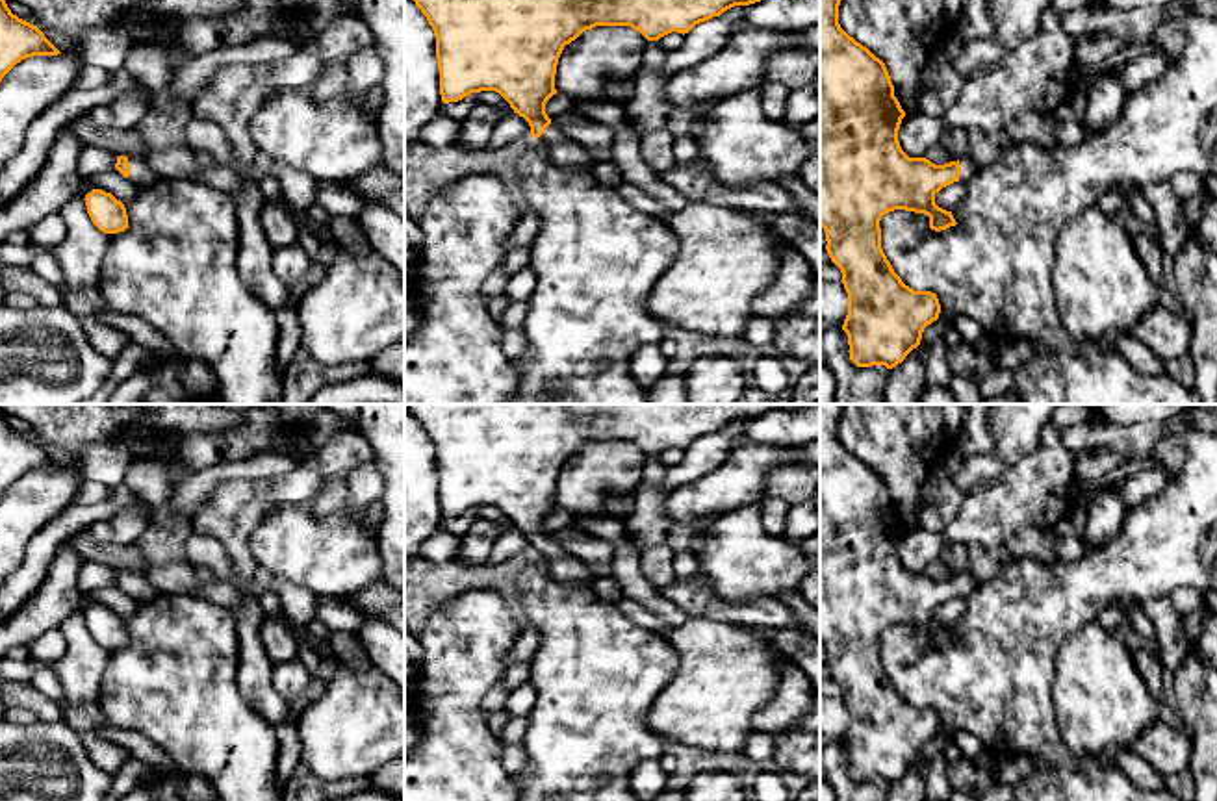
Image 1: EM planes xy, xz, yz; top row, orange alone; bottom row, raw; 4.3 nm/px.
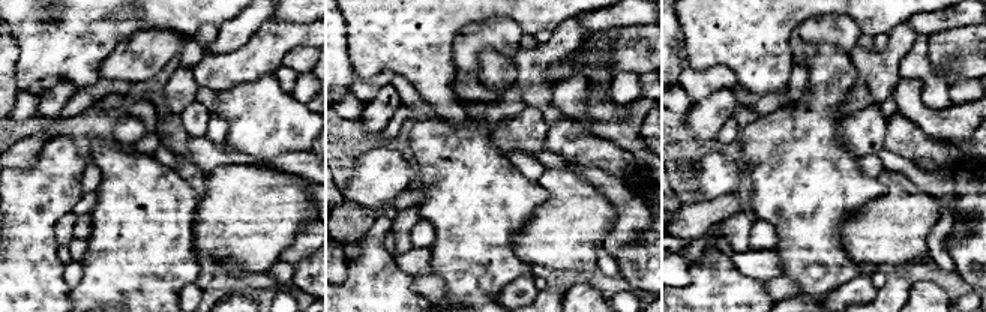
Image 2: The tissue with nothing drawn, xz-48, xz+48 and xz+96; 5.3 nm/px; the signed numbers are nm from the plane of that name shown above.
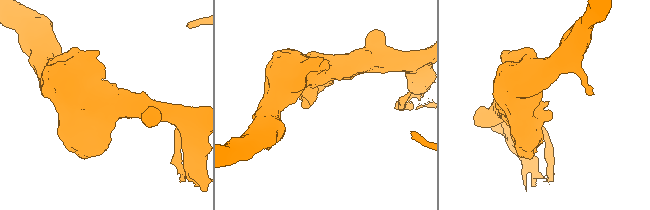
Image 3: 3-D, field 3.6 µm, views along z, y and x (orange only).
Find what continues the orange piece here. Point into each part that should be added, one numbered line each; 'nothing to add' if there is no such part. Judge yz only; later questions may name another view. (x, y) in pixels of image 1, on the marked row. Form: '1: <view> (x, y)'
1: yz (969, 167)

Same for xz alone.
1: xz (564, 151)

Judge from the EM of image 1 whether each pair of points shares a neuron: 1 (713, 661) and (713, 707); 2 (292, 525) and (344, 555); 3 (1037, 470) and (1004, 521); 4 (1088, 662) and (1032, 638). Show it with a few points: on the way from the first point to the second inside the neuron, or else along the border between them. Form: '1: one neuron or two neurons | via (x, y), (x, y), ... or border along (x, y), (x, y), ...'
1: one neuron | via (713, 672), (713, 696)
2: one neuron | via (305, 538), (320, 553), (331, 555)
3: one neuron | via (1036, 483), (1010, 508)
4: two neurons | border along (1091, 620), (1063, 644), (1052, 692)

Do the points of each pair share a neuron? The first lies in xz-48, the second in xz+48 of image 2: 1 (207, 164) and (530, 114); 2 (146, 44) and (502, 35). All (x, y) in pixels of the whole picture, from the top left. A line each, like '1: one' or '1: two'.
1: two
2: one

